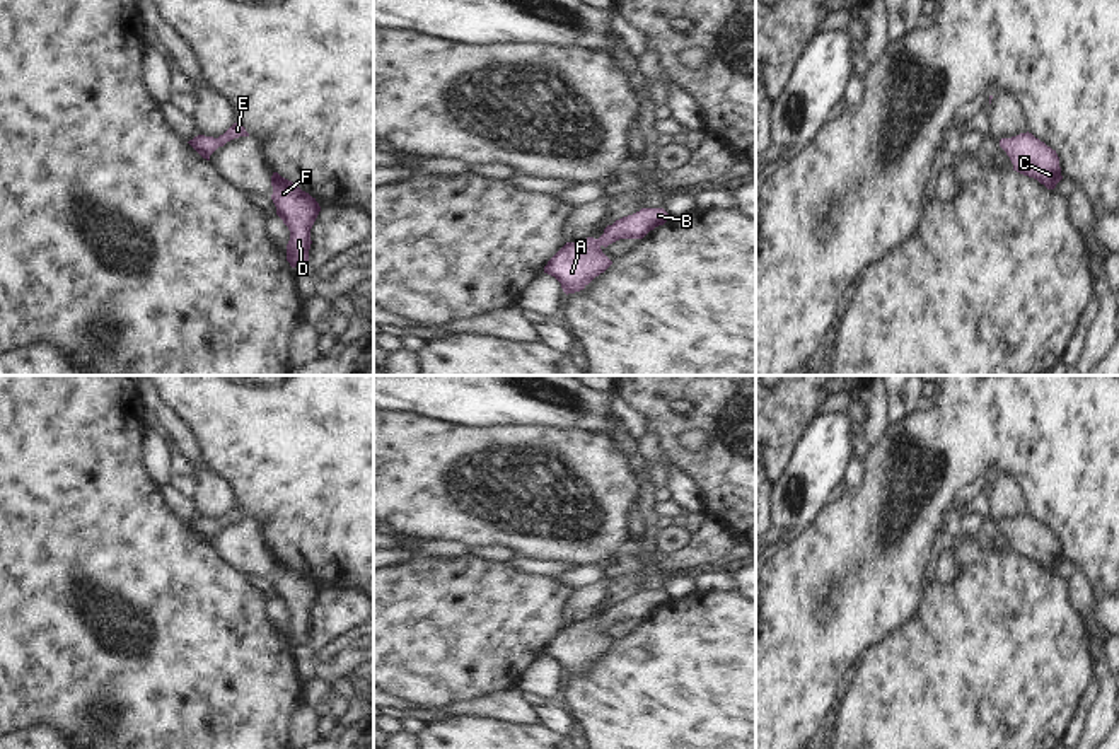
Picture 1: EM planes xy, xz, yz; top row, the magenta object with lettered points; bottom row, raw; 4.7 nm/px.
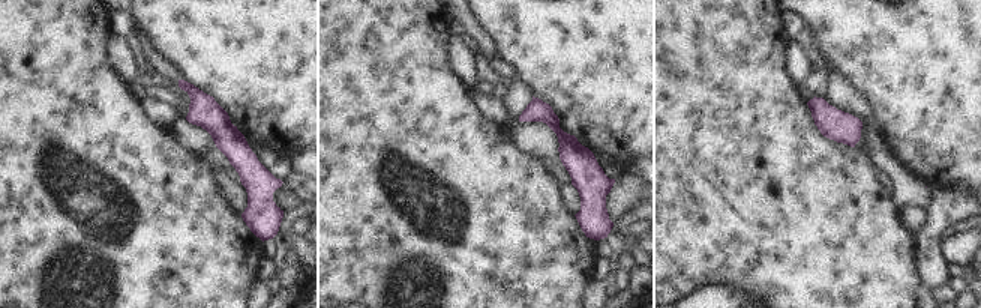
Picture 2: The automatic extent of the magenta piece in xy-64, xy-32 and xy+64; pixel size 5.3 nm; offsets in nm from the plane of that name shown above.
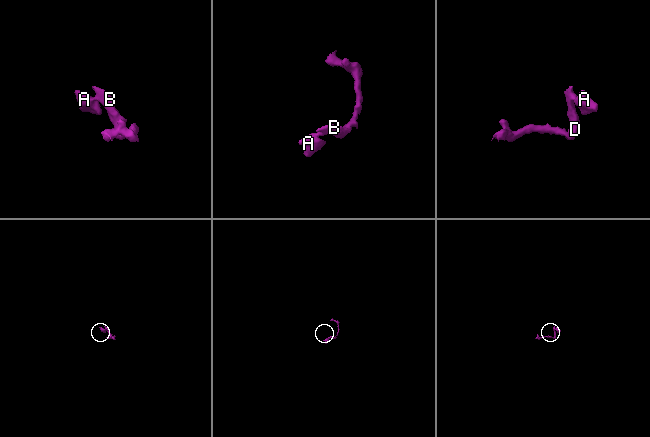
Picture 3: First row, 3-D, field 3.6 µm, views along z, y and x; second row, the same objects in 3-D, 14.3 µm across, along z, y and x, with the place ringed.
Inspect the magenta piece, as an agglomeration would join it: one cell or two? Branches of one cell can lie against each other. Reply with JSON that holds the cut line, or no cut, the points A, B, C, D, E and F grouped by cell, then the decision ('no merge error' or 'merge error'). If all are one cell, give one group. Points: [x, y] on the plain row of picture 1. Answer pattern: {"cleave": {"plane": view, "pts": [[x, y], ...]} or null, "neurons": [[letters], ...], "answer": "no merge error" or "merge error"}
{"cleave": null, "neurons": [["A", "B", "C", "D", "E", "F"]], "answer": "no merge error"}

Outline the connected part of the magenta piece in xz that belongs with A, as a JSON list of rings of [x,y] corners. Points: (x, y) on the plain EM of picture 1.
[[[641,590],[607,607],[599,621],[587,619],[566,624],[548,643],[544,655],[554,659],[566,677],[580,674],[612,647],[602,635],[602,628],[607,630],[619,621],[643,621],[650,613],[664,607],[667,601],[669,595],[664,590]]]

